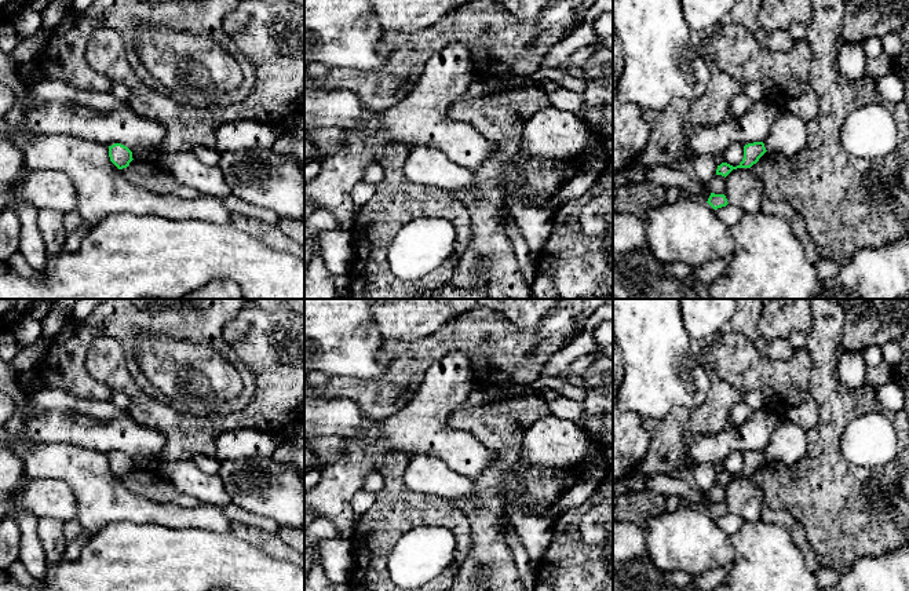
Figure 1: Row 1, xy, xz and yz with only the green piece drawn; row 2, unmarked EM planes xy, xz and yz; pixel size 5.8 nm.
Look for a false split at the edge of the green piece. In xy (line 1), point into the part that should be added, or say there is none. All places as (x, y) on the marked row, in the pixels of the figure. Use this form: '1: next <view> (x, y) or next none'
1: next none

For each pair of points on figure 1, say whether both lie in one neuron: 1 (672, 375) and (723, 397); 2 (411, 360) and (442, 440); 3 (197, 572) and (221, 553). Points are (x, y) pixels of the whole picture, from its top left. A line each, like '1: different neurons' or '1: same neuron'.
1: different neurons
2: different neurons
3: same neuron

